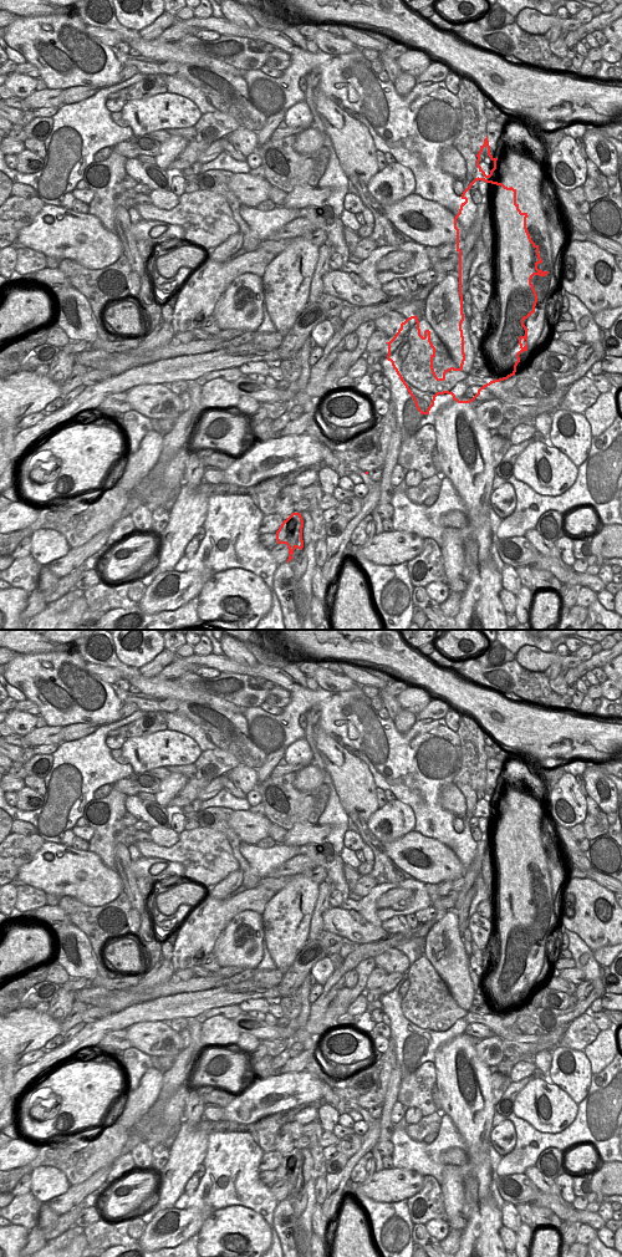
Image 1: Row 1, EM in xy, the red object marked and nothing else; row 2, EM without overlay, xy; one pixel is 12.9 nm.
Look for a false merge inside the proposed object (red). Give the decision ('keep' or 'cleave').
cleave

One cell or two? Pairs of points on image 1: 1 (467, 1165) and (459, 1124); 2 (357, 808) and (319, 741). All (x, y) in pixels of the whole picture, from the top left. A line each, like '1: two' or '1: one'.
1: one
2: one

